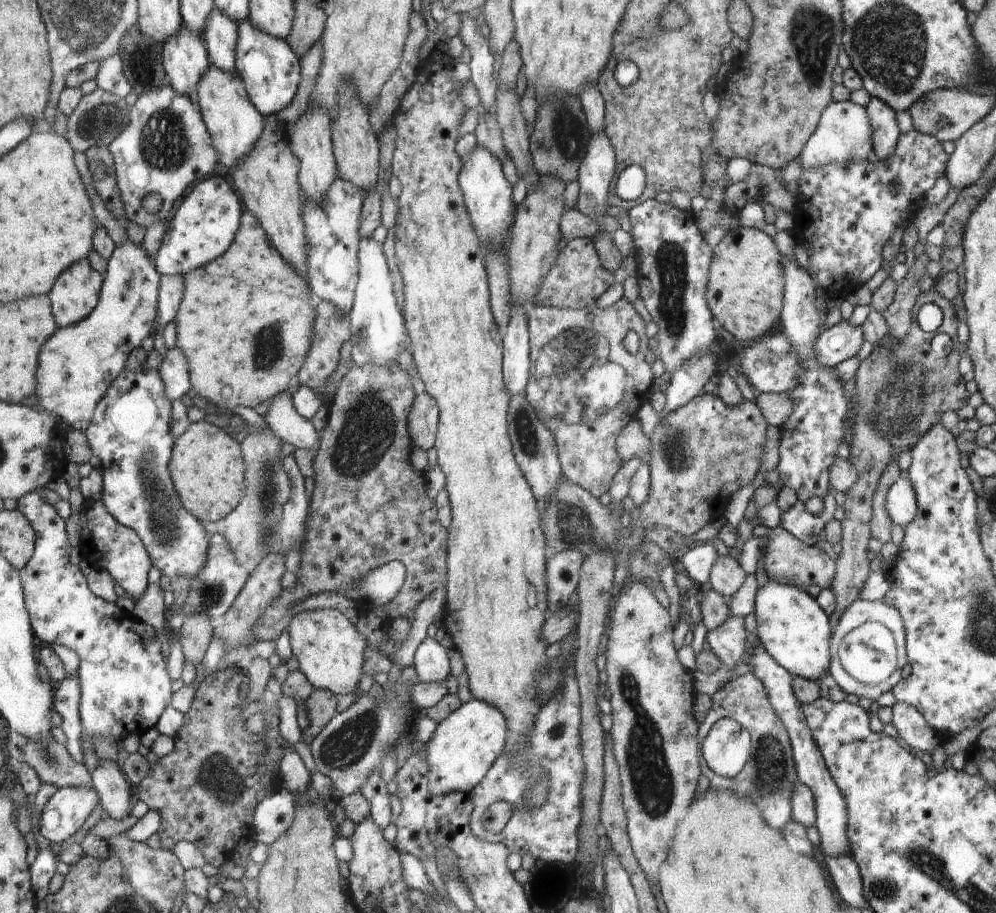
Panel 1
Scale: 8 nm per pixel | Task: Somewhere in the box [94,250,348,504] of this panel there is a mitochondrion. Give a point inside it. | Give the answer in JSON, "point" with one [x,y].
{"point":[268,348]}

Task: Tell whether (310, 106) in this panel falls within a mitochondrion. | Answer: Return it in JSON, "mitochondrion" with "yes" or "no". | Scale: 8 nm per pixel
{"mitochondrion":"no"}

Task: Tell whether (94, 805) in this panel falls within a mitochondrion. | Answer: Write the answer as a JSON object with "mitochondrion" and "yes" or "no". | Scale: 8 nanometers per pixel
{"mitochondrion":"no"}

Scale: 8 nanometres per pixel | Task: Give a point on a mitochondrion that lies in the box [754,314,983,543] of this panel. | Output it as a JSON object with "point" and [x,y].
{"point":[897,399]}

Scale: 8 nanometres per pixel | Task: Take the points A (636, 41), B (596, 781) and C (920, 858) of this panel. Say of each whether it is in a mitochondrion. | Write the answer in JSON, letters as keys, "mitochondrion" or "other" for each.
{"A":"mitochondrion","B":"other","C":"mitochondrion"}

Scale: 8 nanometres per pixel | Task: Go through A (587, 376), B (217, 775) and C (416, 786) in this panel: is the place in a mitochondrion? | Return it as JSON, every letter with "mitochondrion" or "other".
{"A":"mitochondrion","B":"mitochondrion","C":"other"}

